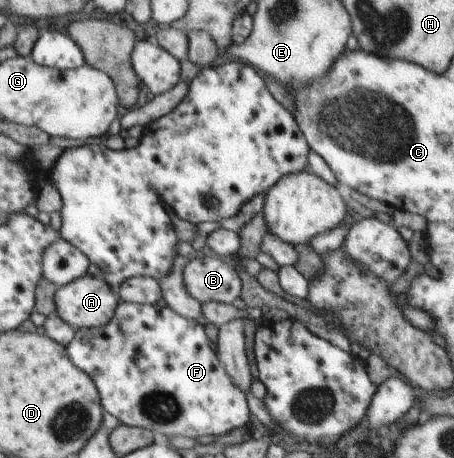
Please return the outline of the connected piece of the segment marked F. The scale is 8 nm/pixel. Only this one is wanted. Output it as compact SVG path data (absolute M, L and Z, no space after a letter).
M121 300L119 306L117 306L117 310L115 310L115 314L113 314L113 318L109 320L109 322L105 326L101 326L101 328L93 327L93 328L79 328L76 329L75 336L73 340L69 342L66 346L67 356L73 361L73 364L77 365L77 368L80 368L93 380L93 384L97 387L98 395L100 396L101 406L107 413L111 413L115 418L120 420L120 424L125 424L127 426L133 426L137 428L145 428L147 430L151 430L151 432L159 432L159 434L163 434L163 436L187 436L190 438L199 438L199 436L219 436L224 435L231 430L237 430L237 428L245 427L249 420L249 404L247 403L247 398L245 398L245 394L233 384L233 380L229 378L229 374L227 374L227 370L221 366L221 362L219 362L219 358L217 358L217 352L215 352L214 344L209 340L209 336L207 336L207 332L205 332L205 328L203 325L196 322L195 319L185 318L181 316L181 314L175 314L175 311L166 306L159 307L158 305L142 305L137 303L128 303L127 301Z

